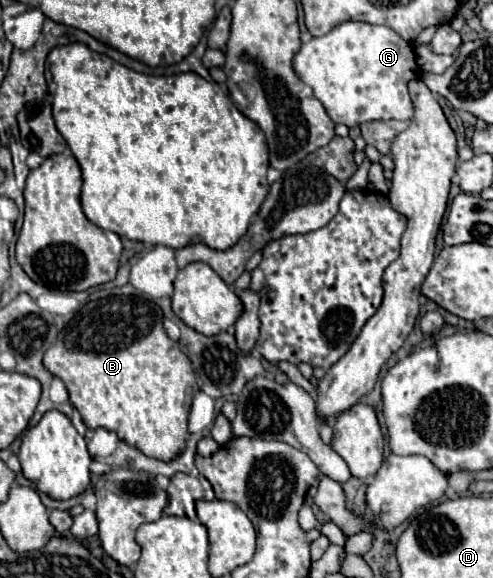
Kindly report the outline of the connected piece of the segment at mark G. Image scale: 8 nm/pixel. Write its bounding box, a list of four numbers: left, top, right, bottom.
[292,21,420,127]

